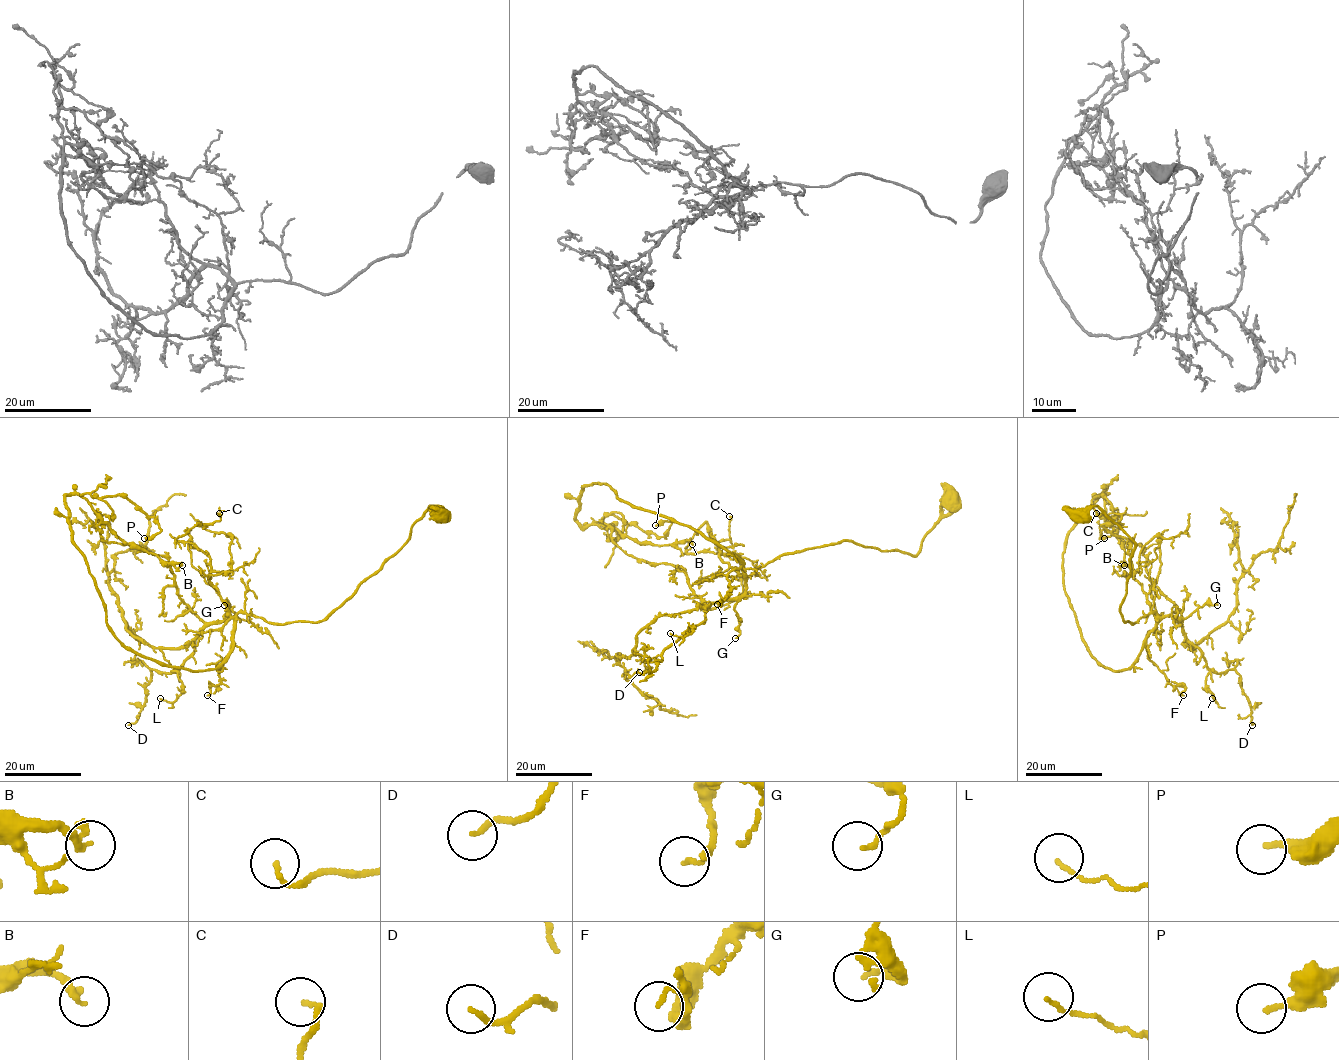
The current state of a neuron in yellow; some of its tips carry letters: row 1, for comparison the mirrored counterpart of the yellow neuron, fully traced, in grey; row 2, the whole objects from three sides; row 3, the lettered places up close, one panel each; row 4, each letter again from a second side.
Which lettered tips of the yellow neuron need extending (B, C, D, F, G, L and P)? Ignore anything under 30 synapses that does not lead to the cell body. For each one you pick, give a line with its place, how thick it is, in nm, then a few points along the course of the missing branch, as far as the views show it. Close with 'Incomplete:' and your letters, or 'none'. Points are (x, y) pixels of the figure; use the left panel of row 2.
Incomplete: none

